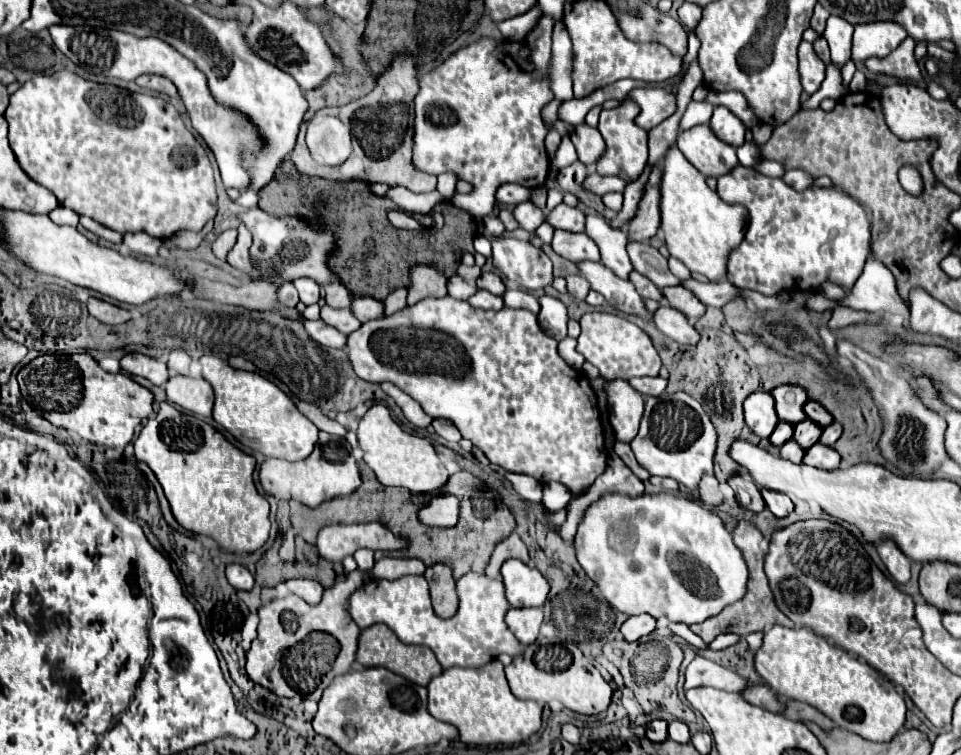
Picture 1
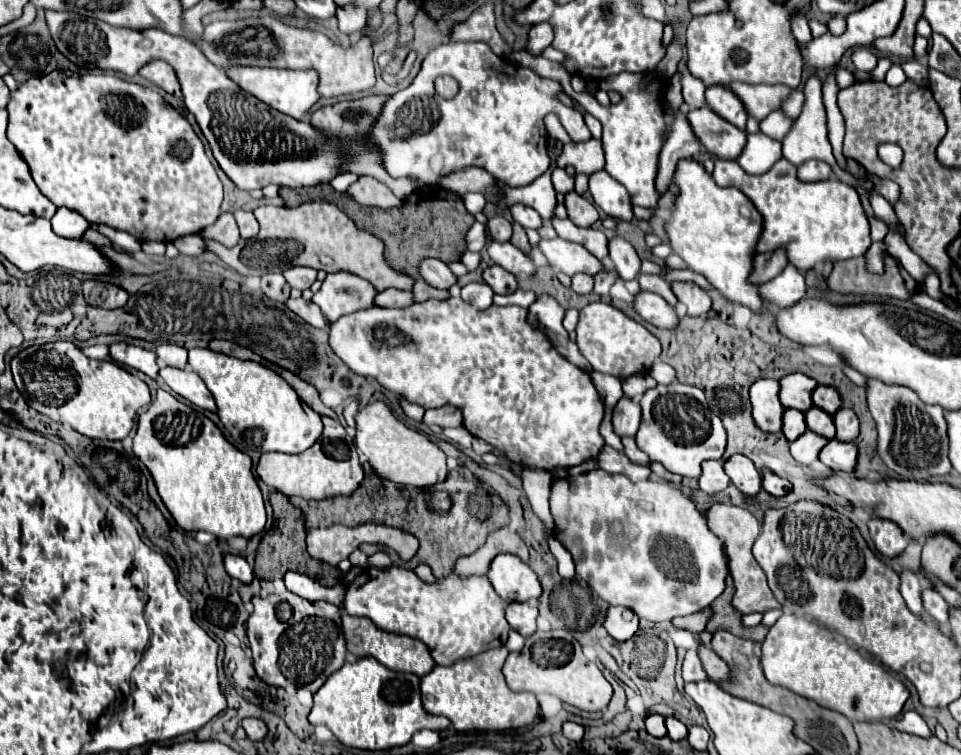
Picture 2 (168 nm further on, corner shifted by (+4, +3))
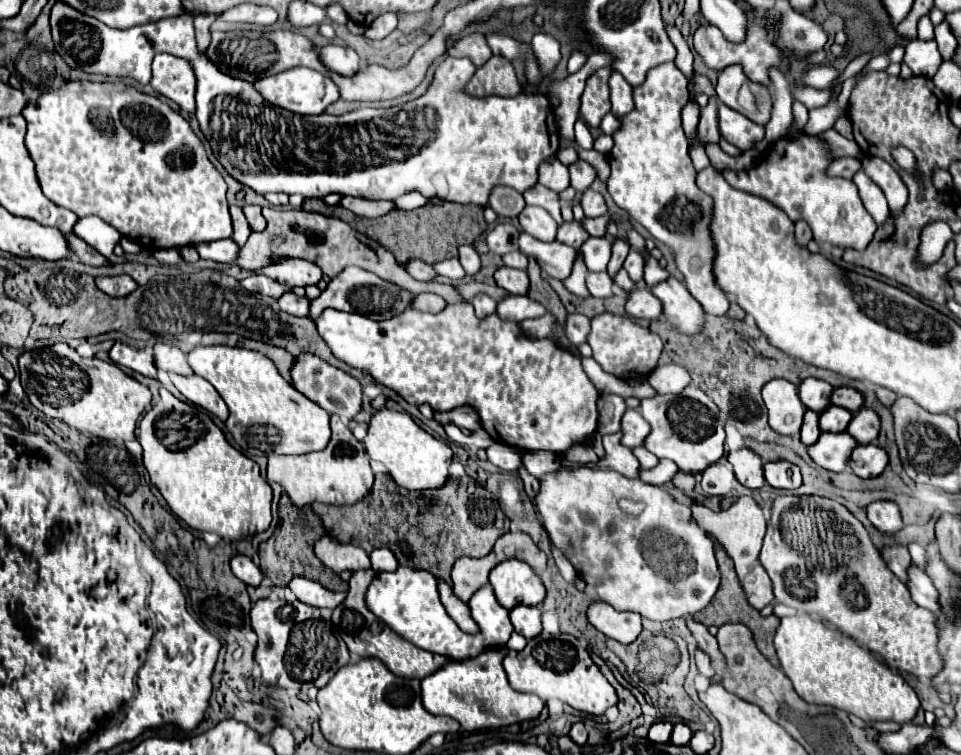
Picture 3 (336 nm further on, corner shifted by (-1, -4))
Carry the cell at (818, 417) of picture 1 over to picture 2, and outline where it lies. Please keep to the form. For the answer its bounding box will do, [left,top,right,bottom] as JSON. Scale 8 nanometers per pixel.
[813,385,841,415]

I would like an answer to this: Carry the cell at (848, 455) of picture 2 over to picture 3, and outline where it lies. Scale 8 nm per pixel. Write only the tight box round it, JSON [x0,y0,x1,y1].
[848,444,888,478]

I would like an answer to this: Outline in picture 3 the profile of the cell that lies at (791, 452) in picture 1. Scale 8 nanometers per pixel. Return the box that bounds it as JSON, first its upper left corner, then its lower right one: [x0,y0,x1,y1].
[808,434,858,472]

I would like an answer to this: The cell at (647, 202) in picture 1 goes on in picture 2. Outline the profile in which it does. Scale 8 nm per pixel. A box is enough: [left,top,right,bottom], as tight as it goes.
[657,113,701,193]

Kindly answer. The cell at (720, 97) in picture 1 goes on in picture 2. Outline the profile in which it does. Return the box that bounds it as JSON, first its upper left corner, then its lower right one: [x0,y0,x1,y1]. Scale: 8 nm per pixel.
[729,83,795,119]

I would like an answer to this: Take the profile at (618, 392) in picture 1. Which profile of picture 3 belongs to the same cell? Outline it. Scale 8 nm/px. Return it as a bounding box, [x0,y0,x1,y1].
[622,408,650,448]

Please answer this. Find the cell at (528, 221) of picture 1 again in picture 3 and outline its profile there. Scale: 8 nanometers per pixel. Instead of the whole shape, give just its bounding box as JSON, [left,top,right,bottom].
[518,206,558,242]

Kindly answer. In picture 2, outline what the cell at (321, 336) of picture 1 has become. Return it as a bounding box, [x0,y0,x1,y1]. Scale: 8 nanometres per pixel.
[285,297,329,329]

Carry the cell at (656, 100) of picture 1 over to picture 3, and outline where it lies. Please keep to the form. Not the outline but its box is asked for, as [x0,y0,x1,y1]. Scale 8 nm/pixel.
[610,76,634,118]

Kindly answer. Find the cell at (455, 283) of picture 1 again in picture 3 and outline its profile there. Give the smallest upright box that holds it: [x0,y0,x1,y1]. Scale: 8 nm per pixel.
[404,260,438,282]

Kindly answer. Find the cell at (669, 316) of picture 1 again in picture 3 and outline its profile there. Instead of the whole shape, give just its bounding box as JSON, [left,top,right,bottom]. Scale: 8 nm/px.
[626,290,662,322]

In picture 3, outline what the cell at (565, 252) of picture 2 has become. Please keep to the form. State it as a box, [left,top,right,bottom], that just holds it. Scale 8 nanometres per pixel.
[520,232,578,280]

